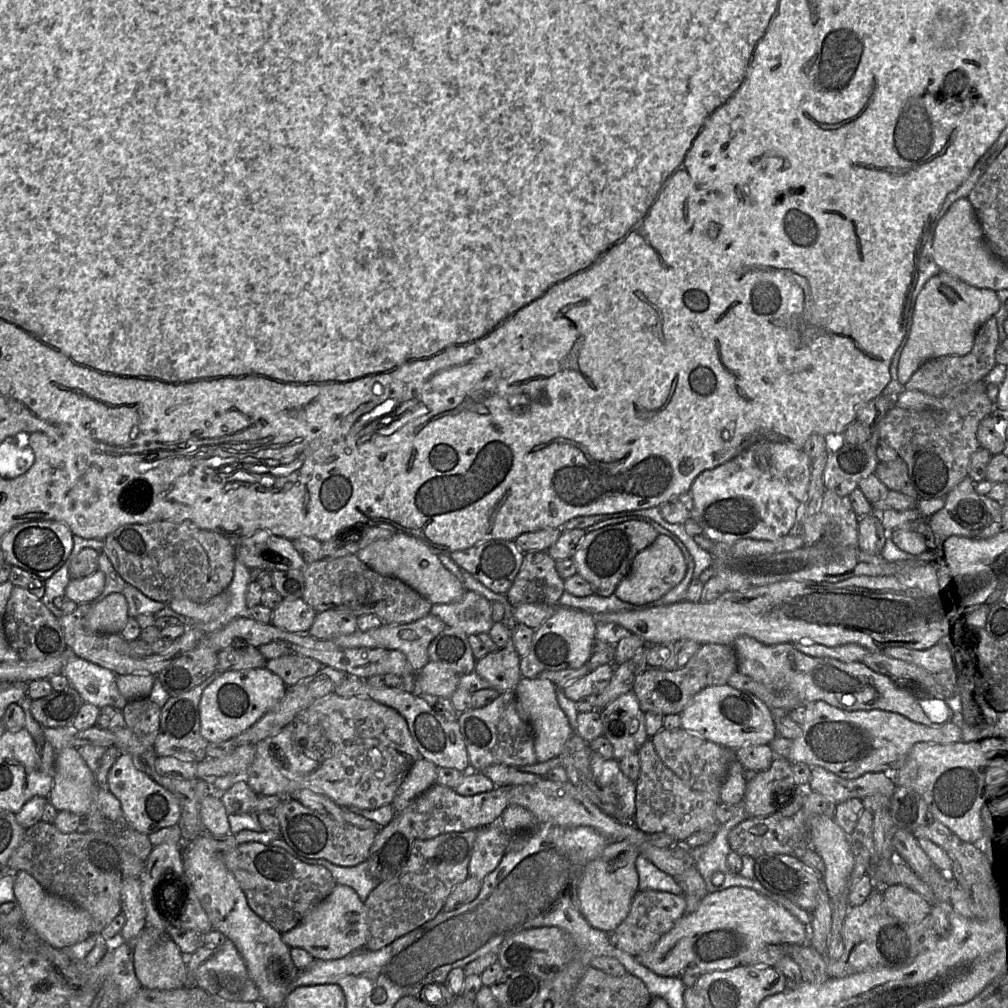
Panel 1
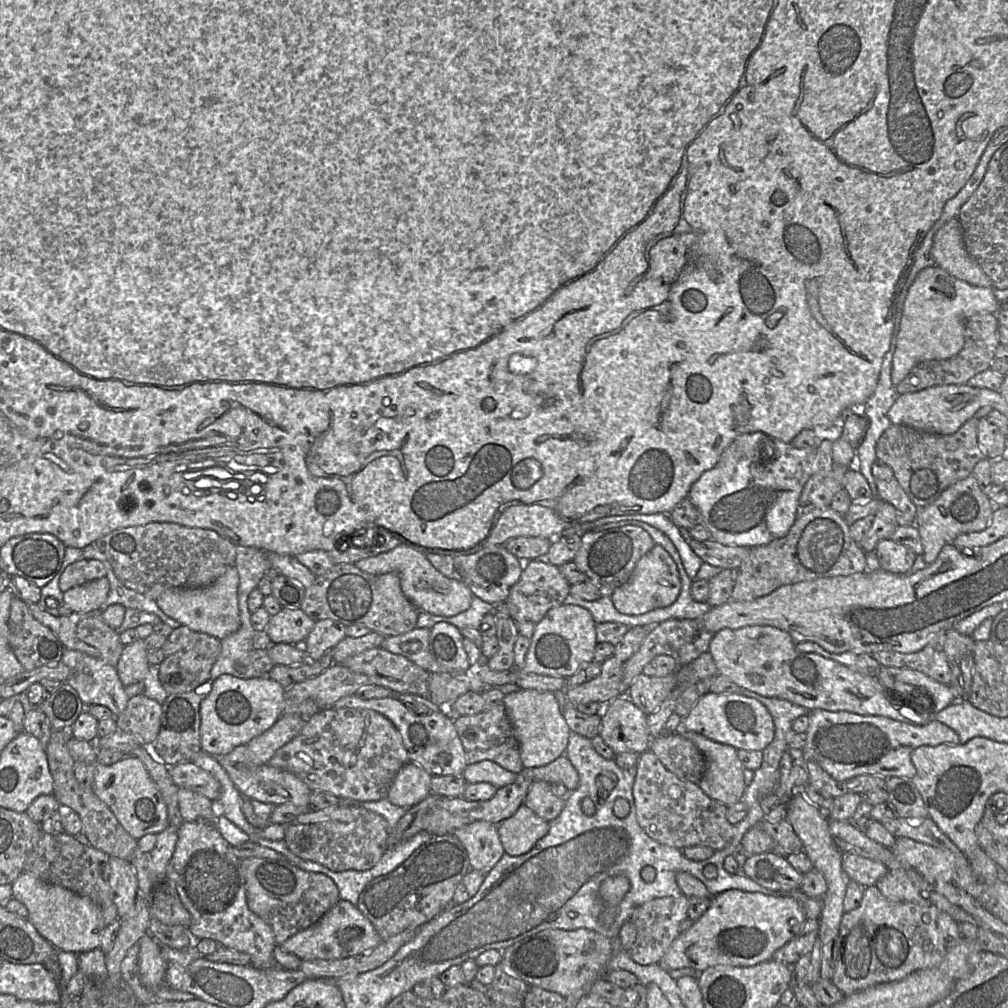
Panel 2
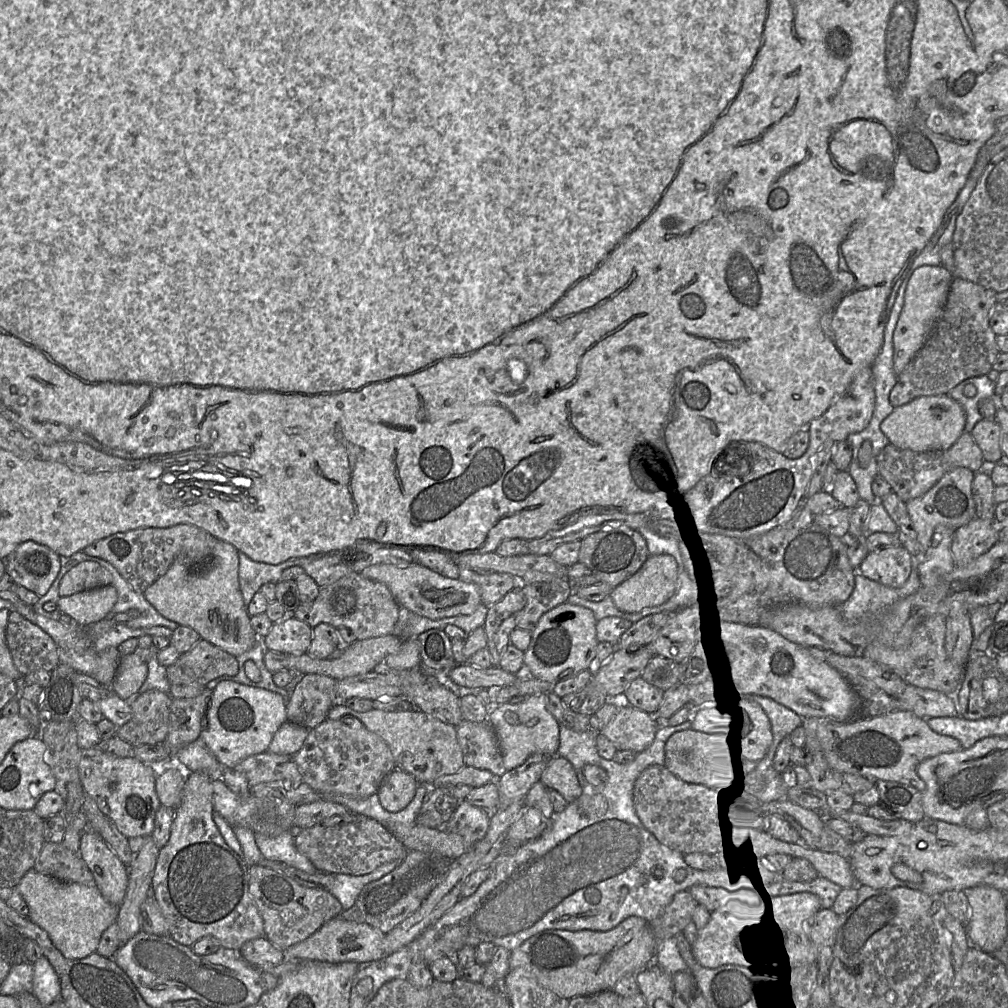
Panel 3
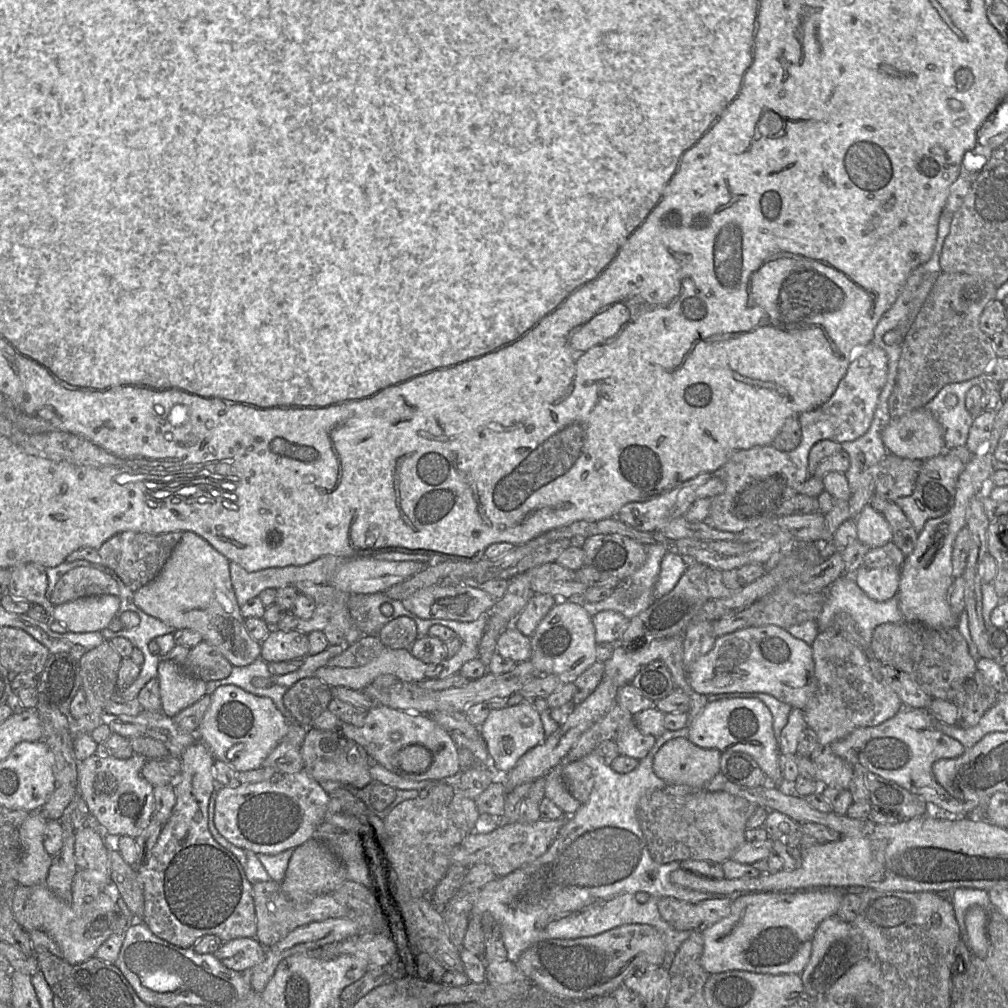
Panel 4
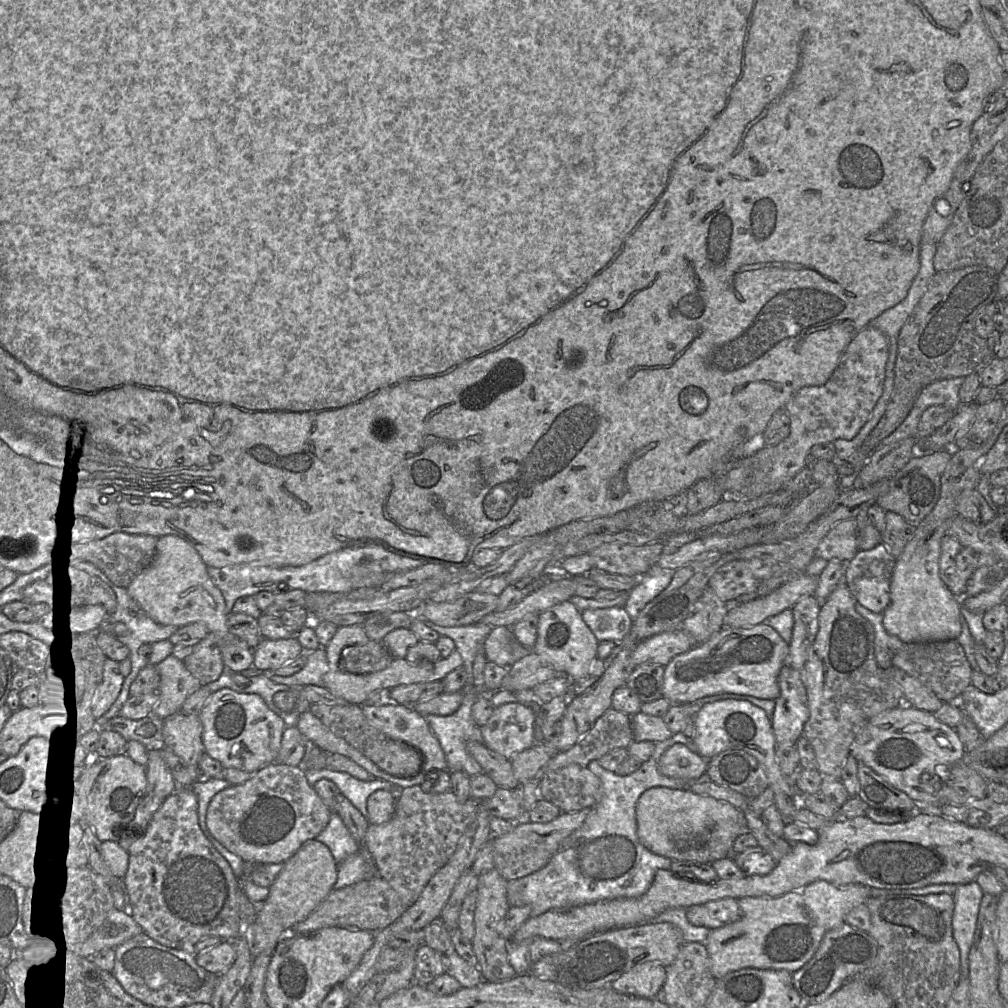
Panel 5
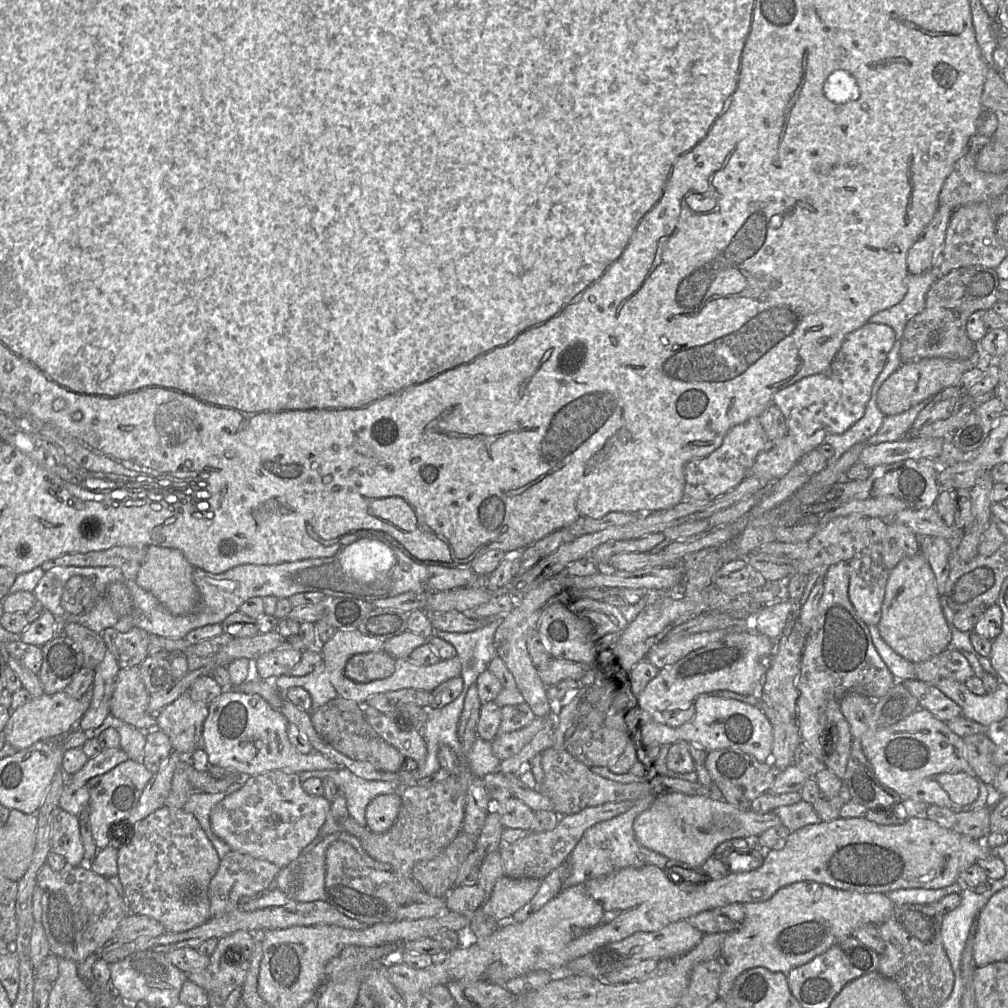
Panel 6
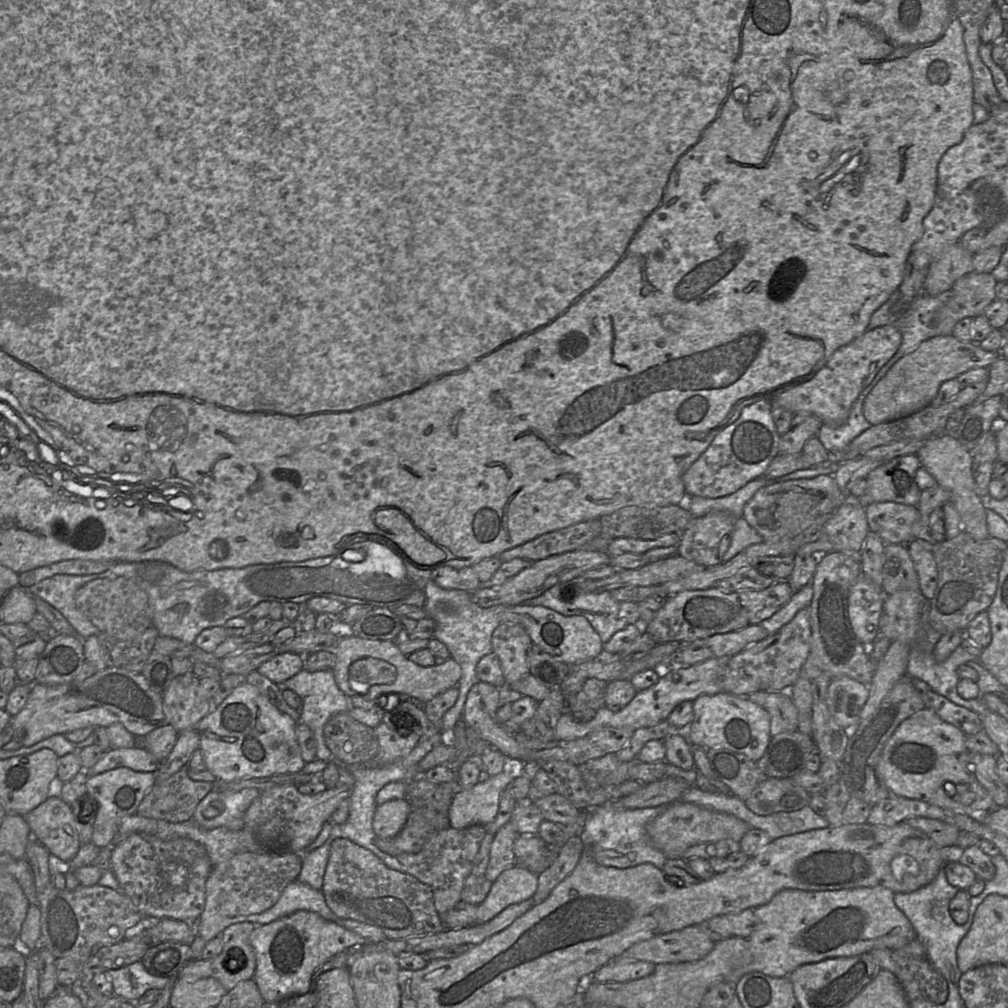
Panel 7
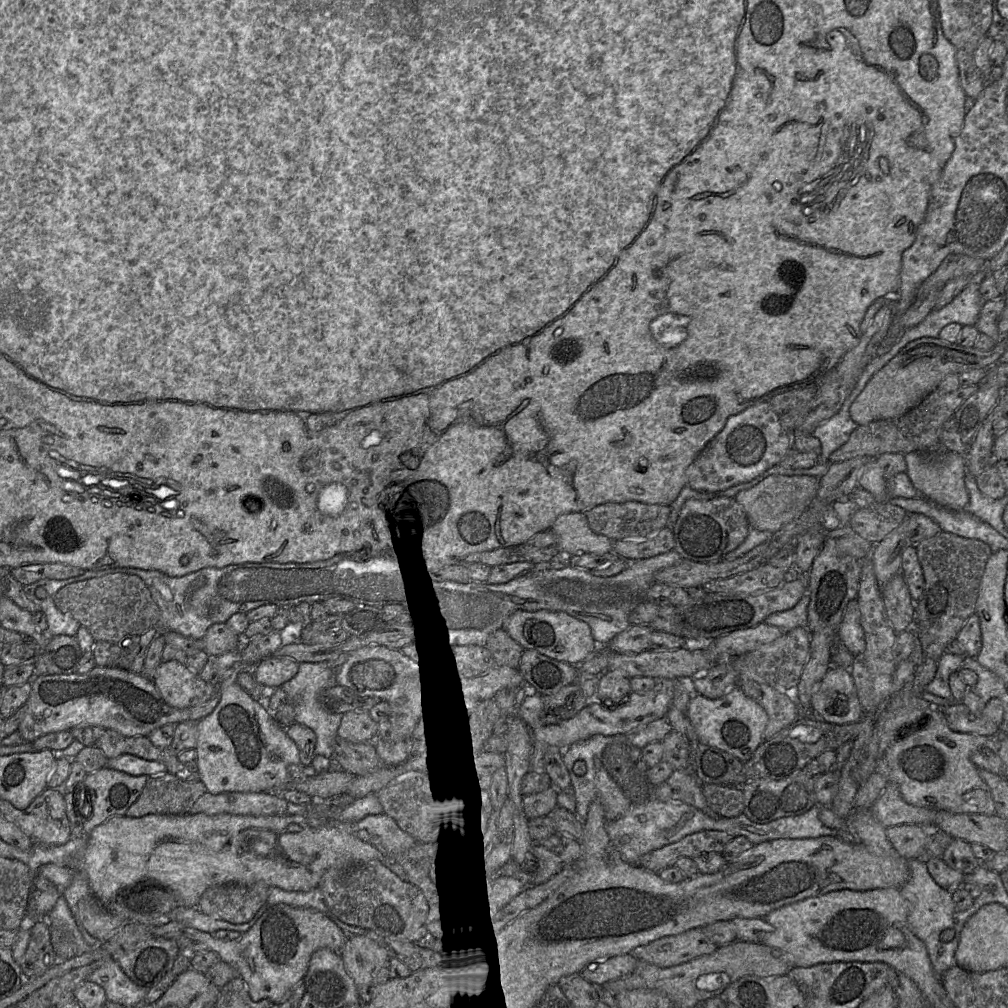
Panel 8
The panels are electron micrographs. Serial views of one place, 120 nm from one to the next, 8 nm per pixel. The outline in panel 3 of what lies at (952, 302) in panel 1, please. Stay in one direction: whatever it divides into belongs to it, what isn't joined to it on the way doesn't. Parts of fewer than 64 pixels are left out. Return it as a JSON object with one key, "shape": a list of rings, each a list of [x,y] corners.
{"shape":[[[921,266],[912,274],[904,296],[904,305],[893,333],[893,368],[898,376],[915,357],[941,317],[947,301],[953,274],[940,266]]]}

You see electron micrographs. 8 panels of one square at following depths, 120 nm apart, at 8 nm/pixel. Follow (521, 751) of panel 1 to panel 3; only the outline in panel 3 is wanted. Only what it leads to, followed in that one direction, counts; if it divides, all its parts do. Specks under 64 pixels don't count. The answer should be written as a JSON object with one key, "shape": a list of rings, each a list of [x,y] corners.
{"shape":[[[463,720],[456,730],[466,766],[489,770],[496,778],[507,772],[497,735],[488,721]]]}

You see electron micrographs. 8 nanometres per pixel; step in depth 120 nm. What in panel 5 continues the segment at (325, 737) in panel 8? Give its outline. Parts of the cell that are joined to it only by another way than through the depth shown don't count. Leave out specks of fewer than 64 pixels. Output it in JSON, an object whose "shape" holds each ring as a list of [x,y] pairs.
{"shape":[[[325,648],[305,652],[306,664],[302,670],[291,676],[278,676],[271,673],[271,679],[277,684],[287,686],[323,685],[323,676],[329,671]]]}

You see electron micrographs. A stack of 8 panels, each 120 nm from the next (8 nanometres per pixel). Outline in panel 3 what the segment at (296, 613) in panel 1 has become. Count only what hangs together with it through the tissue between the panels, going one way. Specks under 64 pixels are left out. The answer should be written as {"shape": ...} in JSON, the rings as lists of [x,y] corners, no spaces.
{"shape":[[[291,614],[273,624],[262,639],[266,650],[298,655],[308,652],[312,640],[312,627]]]}

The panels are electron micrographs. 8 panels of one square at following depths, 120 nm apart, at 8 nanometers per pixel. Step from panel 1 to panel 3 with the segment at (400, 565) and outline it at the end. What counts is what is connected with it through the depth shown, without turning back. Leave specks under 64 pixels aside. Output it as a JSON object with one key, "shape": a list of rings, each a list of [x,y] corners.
{"shape":[[[417,562],[407,567],[392,564],[370,565],[360,574],[365,578],[384,583],[404,611],[411,611],[431,620],[468,615],[482,603],[480,590],[475,584],[464,582],[459,578],[442,576]]]}

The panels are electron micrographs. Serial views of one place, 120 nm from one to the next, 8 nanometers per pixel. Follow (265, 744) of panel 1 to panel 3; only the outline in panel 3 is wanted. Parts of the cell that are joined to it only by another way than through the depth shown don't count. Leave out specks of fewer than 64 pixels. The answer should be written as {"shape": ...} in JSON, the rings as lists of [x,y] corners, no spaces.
{"shape":[[[354,716],[340,720],[325,719],[315,728],[309,730],[302,747],[292,755],[301,774],[302,781],[320,794],[338,793],[342,795],[366,798],[377,791],[385,777],[396,769],[396,762],[390,748],[377,734],[369,731]]]}

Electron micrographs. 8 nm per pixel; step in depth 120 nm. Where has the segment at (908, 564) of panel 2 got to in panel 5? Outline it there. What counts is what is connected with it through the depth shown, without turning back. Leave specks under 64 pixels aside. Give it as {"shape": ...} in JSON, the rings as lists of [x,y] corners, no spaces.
{"shape":[[[883,543],[870,550],[858,550],[846,563],[844,583],[848,586],[855,600],[875,613],[883,613],[890,600],[890,582],[896,559]]]}

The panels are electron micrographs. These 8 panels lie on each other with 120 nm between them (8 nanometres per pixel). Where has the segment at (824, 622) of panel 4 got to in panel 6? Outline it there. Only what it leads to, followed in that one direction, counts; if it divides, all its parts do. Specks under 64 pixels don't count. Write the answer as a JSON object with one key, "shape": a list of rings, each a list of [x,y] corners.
{"shape":[[[878,625],[868,626],[873,645],[896,681],[915,679],[914,663],[896,653],[881,637]]]}

